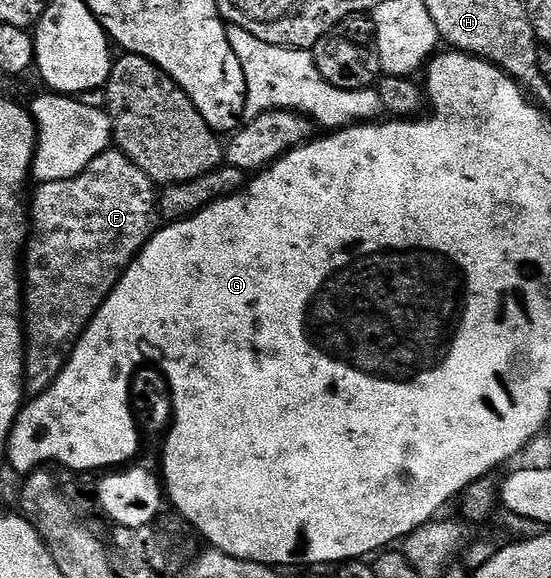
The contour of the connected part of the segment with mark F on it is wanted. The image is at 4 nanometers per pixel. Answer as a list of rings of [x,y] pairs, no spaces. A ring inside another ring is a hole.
[[[117,148],[108,149],[100,156],[96,156],[96,160],[92,160],[92,164],[88,164],[88,168],[84,168],[84,172],[77,174],[75,178],[43,182],[37,188],[39,190],[35,194],[33,191],[32,201],[28,206],[28,218],[32,223],[32,229],[29,231],[24,251],[24,333],[26,335],[26,385],[24,390],[30,396],[43,394],[54,383],[56,376],[60,376],[60,372],[69,362],[80,336],[88,328],[88,324],[94,319],[106,297],[116,288],[116,284],[122,279],[122,273],[133,264],[139,252],[154,237],[156,227],[160,222],[160,206],[156,201],[156,183],[127,154]]]

